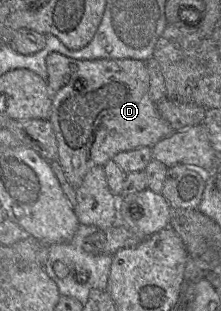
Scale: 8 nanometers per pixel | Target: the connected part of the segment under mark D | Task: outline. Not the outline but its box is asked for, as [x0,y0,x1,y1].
[46,52,174,189]

